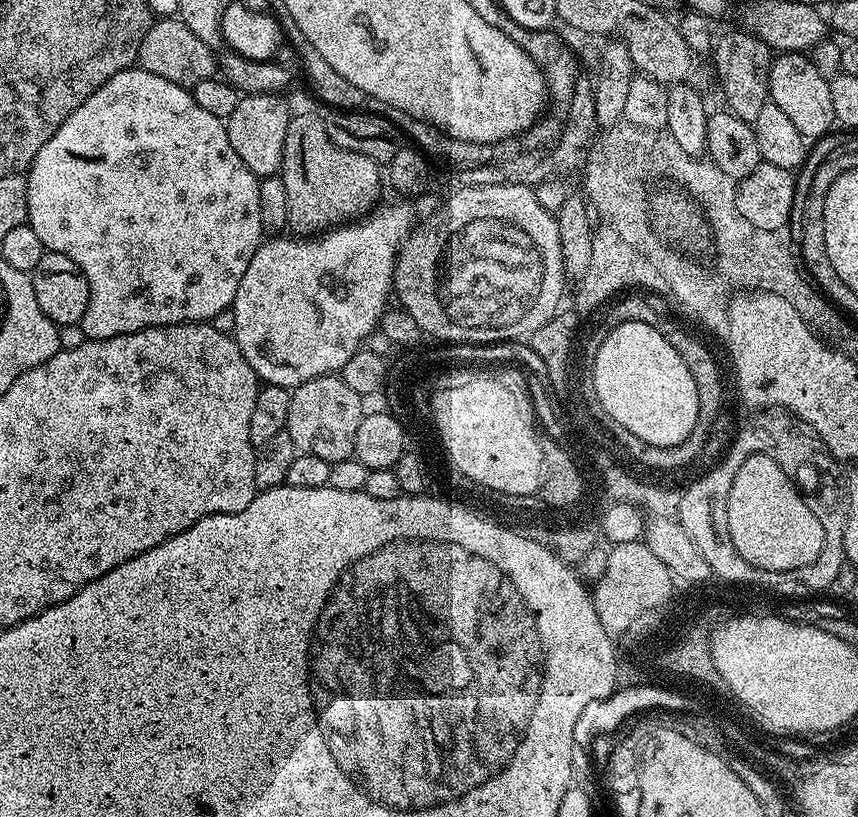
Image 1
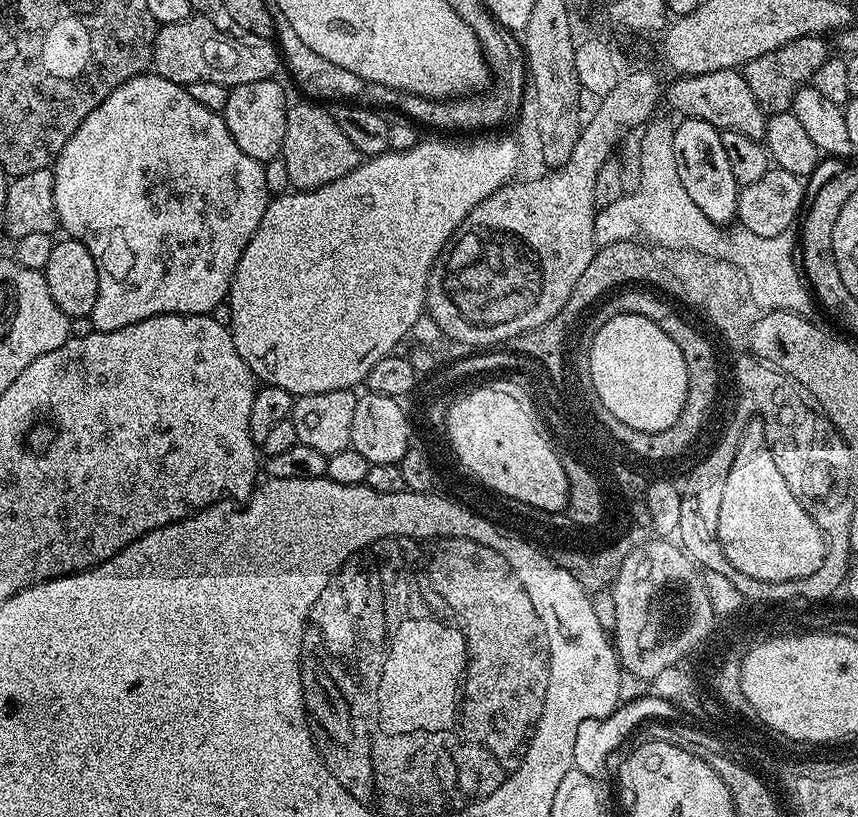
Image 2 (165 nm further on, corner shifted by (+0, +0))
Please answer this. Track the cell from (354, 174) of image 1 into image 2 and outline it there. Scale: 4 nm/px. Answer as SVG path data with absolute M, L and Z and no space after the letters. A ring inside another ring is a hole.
M316 102L293 103L286 118L286 138L282 158L286 162L289 185L296 190L321 188L354 170L362 163L360 151L342 134L335 115Z

